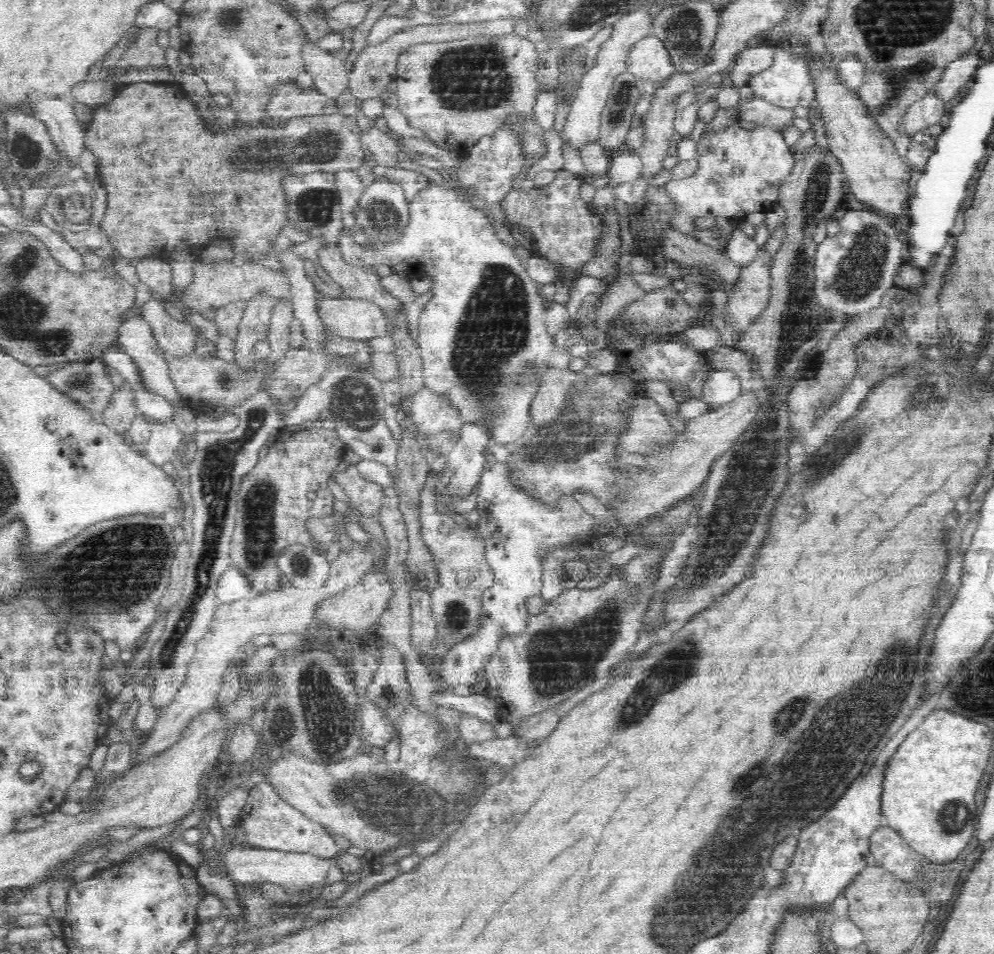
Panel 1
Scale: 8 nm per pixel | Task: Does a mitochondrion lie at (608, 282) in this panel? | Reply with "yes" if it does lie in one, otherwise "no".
no

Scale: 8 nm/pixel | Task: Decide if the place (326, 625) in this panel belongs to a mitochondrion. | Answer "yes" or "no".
no

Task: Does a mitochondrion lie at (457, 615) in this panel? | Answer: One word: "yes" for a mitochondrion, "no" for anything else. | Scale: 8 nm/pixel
yes

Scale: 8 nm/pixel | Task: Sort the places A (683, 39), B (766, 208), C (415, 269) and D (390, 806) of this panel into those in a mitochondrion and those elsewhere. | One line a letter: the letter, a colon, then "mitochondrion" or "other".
A: mitochondrion
B: other
C: other
D: mitochondrion

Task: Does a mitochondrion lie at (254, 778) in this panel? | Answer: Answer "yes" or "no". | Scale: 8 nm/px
no

